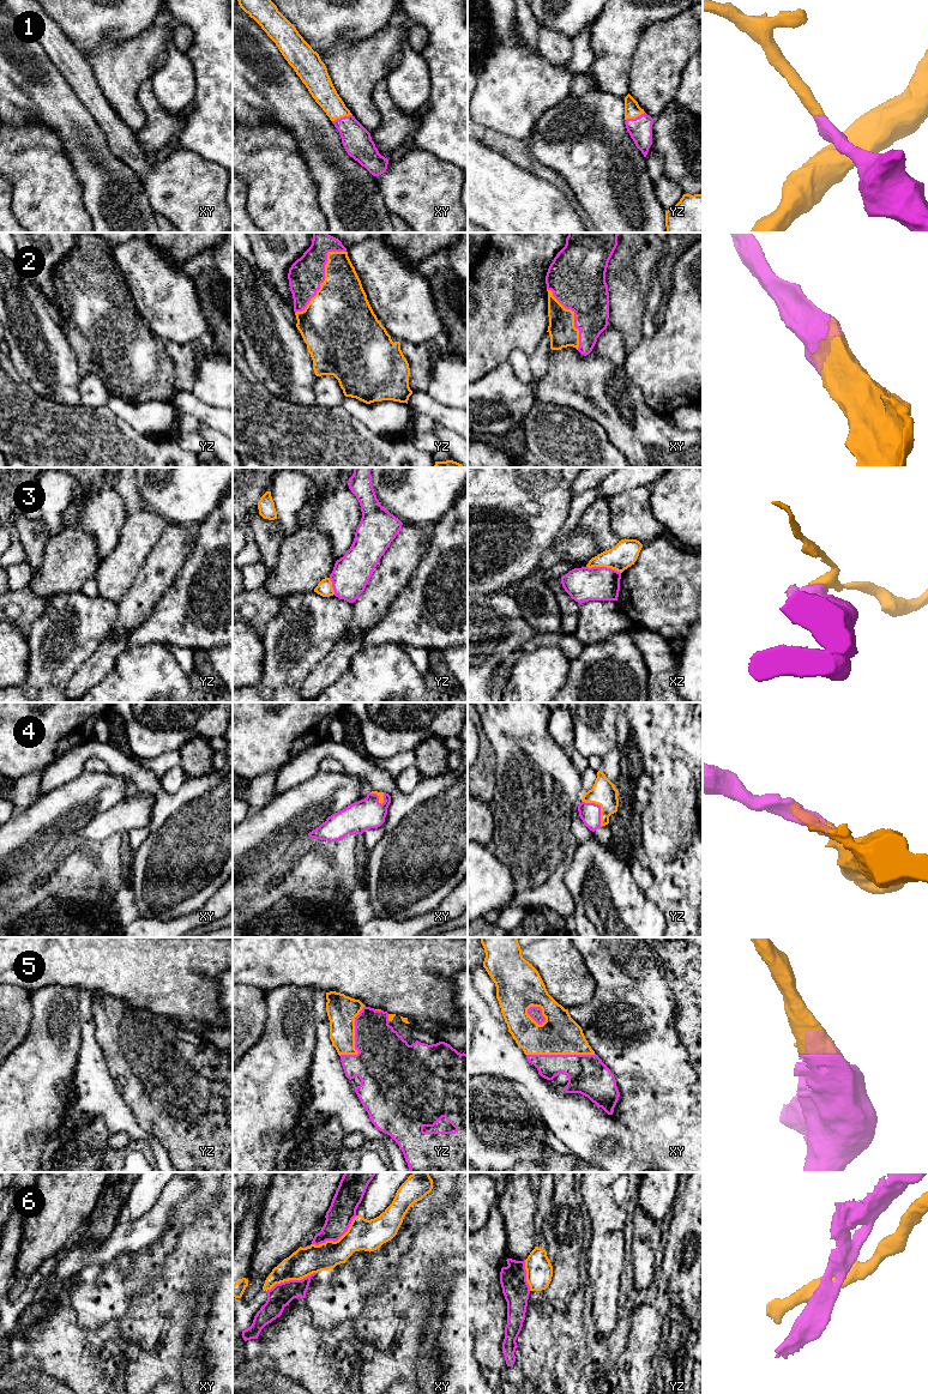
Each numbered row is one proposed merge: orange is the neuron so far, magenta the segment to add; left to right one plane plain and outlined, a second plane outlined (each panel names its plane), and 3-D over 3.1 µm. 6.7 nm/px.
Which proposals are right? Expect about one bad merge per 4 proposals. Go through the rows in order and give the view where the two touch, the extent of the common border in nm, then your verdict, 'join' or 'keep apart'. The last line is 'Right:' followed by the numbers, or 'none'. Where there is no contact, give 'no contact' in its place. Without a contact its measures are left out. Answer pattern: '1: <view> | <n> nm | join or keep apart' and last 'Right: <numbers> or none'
1: xy | 140 nm | join
2: yz | 550 nm | join
3: xz | 240 nm | keep apart
4: yz | 220 nm | join
5: xy | 460 nm | join
6: xy | 360 nm | keep apart
Right: 1, 2, 4, 5

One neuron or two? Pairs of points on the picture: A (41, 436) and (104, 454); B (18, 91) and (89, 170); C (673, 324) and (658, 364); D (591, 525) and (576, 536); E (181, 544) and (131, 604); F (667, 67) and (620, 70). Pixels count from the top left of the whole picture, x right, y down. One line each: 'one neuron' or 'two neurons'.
A: one neuron
B: one neuron
C: one neuron
D: two neurons
E: one neuron
F: two neurons

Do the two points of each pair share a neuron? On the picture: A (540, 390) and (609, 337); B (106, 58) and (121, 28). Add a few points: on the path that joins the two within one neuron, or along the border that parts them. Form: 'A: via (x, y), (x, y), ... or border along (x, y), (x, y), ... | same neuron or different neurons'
A: via (559, 385), (574, 380), (598, 356) | same neuron
B: border along (140, 31), (122, 41), (98, 44), (88, 52) | different neurons

